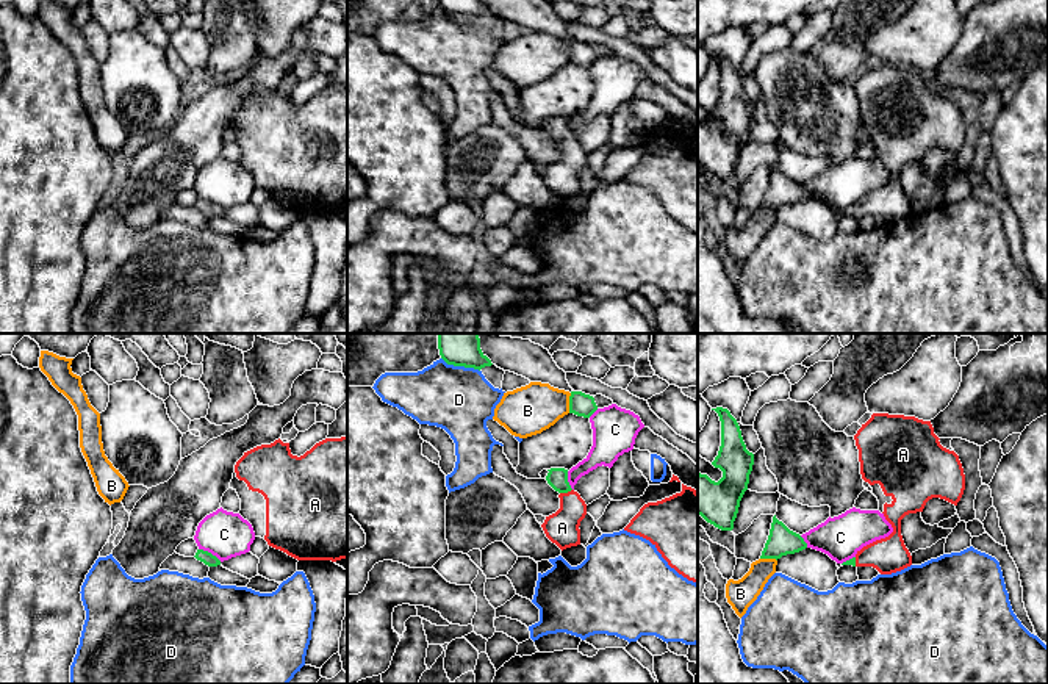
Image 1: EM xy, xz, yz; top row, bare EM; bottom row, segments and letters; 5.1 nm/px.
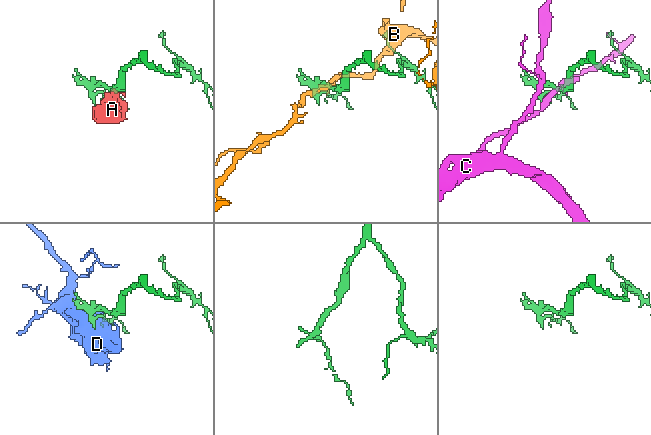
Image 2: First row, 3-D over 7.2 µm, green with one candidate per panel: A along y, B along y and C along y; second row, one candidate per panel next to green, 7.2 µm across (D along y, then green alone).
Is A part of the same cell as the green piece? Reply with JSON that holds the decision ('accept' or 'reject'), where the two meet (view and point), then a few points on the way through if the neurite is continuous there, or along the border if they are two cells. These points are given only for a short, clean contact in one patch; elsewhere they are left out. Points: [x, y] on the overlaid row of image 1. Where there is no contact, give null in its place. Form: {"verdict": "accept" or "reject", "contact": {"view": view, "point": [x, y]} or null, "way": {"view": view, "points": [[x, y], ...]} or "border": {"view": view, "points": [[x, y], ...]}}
{"verdict": "accept", "contact": {"view": "xz", "point": [565, 492]}, "way": {"view": "xz", "points": [[557, 478], [565, 492], [567, 520], [562, 528]]}}

